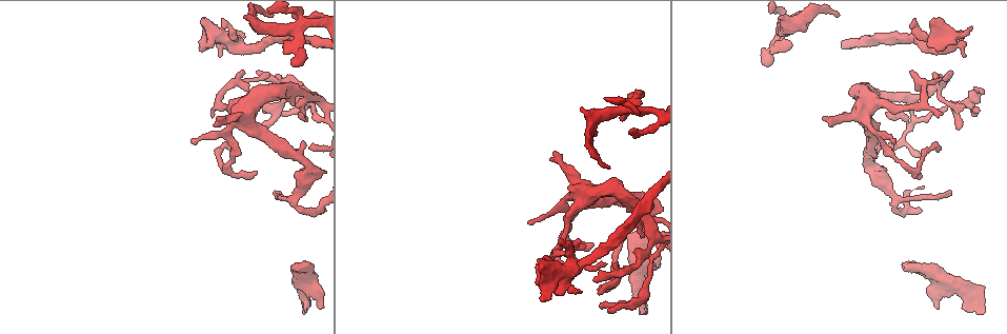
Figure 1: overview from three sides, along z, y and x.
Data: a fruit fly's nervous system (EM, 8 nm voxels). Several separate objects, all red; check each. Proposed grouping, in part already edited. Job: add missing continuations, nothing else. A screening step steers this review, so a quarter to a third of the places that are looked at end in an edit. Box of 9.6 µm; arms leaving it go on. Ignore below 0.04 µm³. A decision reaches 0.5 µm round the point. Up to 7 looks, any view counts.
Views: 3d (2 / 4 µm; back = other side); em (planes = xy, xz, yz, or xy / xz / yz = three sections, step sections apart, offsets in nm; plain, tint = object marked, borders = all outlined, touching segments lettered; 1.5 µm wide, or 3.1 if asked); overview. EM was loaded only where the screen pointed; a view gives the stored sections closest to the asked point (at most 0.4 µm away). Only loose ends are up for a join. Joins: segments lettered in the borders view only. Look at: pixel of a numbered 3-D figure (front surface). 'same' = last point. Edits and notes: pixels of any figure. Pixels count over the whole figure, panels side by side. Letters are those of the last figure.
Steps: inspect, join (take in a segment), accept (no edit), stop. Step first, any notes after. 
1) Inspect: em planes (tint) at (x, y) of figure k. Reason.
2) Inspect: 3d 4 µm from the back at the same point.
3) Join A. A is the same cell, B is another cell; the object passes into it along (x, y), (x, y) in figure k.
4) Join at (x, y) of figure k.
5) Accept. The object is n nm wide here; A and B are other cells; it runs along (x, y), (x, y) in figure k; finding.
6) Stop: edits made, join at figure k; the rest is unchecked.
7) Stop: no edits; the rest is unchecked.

Inspect: 3d 4 µm at (304, 314) of figure 1. Free end.

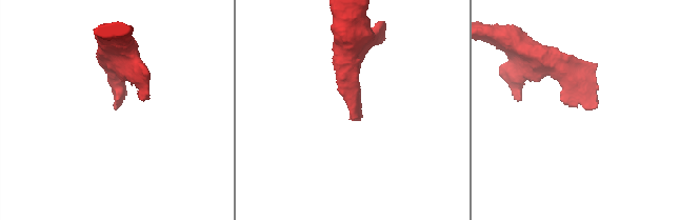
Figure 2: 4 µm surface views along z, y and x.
Inspect: em planes (borders) at (116, 106) of figure 2. Now the EM.

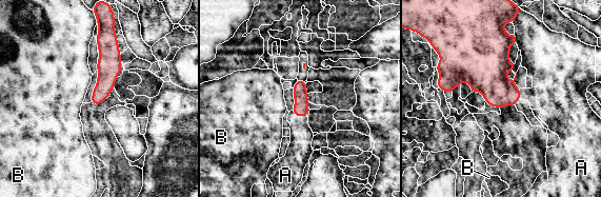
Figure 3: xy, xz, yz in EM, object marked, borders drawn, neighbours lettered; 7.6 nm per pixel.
Join A. The longest contact is with A, 100 nm; A is the same cell, B is another cell; the cell continues.

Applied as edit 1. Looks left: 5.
Inspect: overview. Redraw.

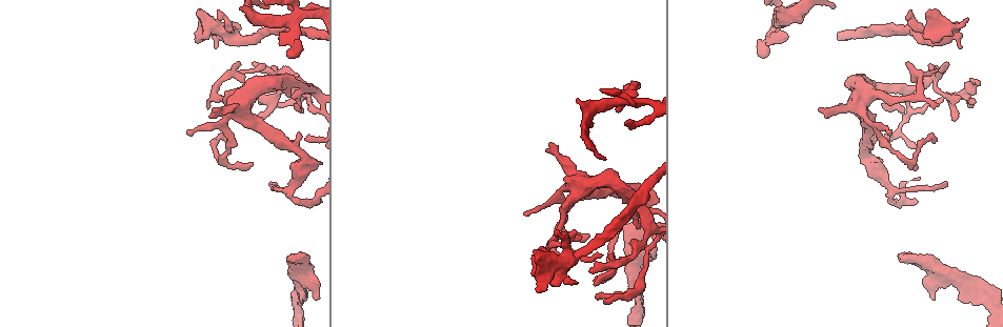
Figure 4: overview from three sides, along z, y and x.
Inspect: em yz step 4 (tint) at (274, 182) of figure 4. Thin end.

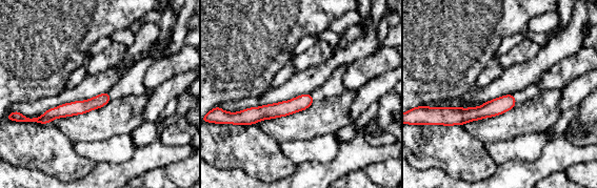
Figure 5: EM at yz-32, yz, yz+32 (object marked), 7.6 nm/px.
Inspect: em planes (borders) at the same point.

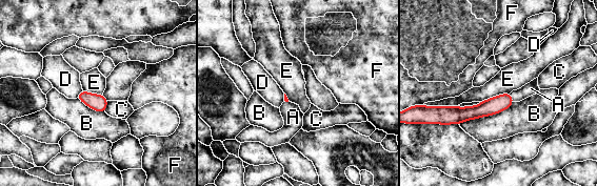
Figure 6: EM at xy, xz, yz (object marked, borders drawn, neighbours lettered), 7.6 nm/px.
Join A. A is the same cell, B, C, D, E and F are other cells; the object passes into it along (497, 104), (511, 98), (531, 88) in figure 6; it goes on there.

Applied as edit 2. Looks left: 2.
Stop: edits made, join at figure 3, join at figure 6; the rest is unchecked.

